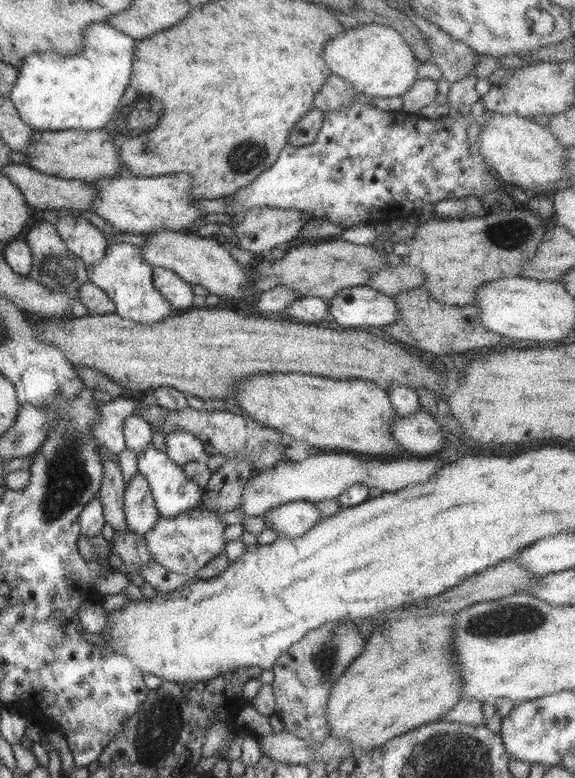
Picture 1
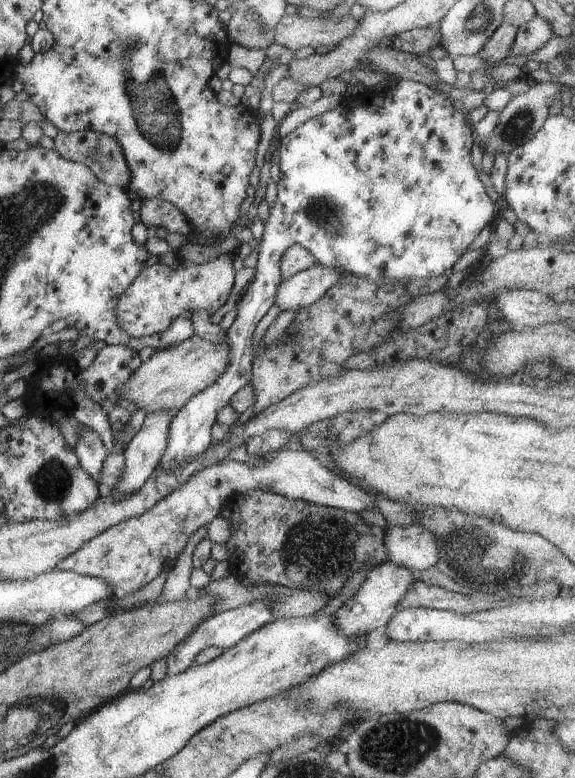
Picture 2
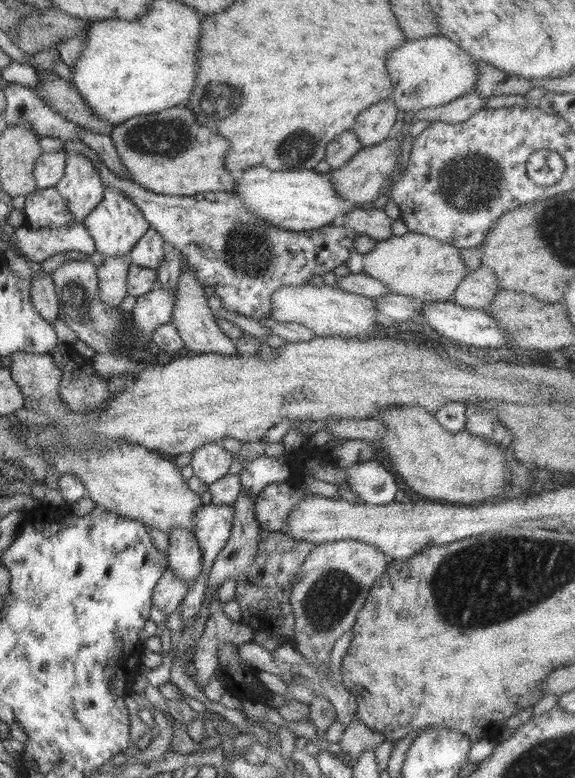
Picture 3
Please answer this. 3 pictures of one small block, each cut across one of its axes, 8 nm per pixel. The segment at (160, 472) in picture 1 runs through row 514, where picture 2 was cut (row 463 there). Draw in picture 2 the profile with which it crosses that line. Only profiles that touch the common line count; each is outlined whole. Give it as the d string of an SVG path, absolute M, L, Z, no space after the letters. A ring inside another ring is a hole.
M400 80L394 88L389 88L386 92L376 92L370 94L368 90L365 93L354 94L354 96L343 97L342 102L338 108L334 108L321 116L316 116L308 120L305 124L298 126L292 130L290 134L286 134L282 140L278 141L279 150L277 153L280 172L282 178L277 182L278 196L274 200L274 204L270 207L270 216L266 220L264 236L260 240L258 247L258 264L256 265L256 276L247 284L246 292L241 294L238 300L238 316L234 320L234 324L226 330L226 344L228 344L228 366L226 372L214 382L209 388L196 394L187 404L182 406L181 410L175 412L172 422L170 422L170 431L168 434L168 445L166 452L160 460L159 467L166 472L172 472L178 464L192 460L196 456L202 456L212 442L211 429L214 423L217 422L217 415L224 406L230 405L230 400L237 394L244 386L251 383L252 379L252 366L253 360L257 356L257 350L252 346L252 338L258 323L266 316L268 310L276 302L276 294L278 286L283 282L279 277L280 270L278 262L282 259L282 254L293 246L298 244L306 248L316 263L321 266L328 266L329 268L338 268L342 273L354 274L360 278L368 278L368 280L411 280L411 279L428 279L442 276L444 272L452 270L454 264L458 259L467 252L469 246L474 242L476 237L484 229L484 227L491 222L494 222L496 214L494 212L494 204L488 196L484 188L484 184L478 176L476 168L472 165L471 149L476 144L476 138L472 128L467 121L467 113L461 110L455 110L452 106L452 100L448 98L448 94L442 94L436 89L425 86L421 83L412 82L410 80Z

